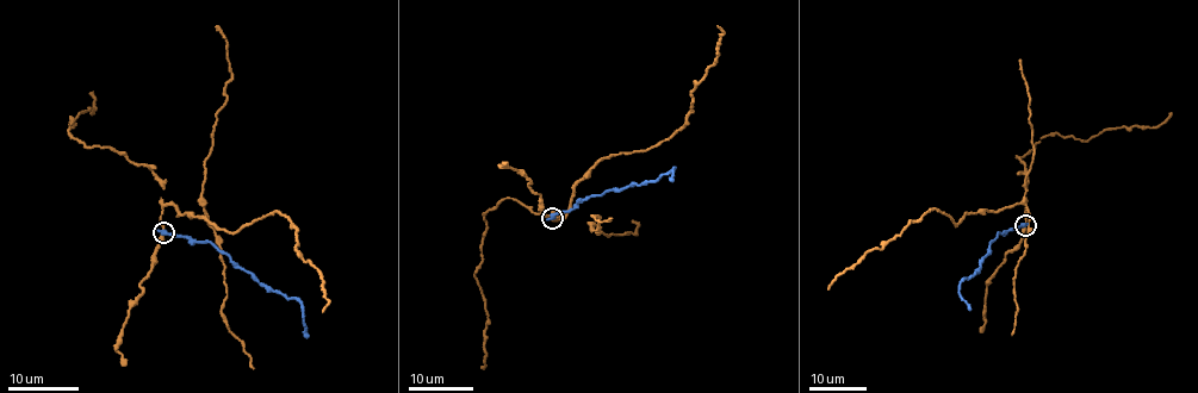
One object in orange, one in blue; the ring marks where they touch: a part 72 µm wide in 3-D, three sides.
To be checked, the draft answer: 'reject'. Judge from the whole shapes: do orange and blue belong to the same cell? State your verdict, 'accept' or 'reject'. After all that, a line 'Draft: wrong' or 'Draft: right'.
reject
Draft: right

